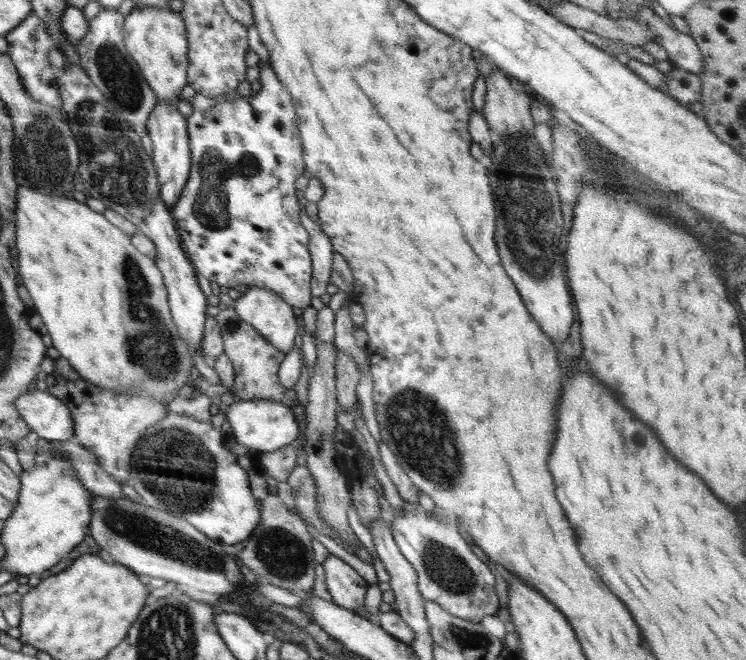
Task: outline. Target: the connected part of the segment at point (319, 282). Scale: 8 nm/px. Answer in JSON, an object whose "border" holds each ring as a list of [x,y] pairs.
{"border":[[[303,212],[300,216],[302,226],[308,231],[309,248],[312,261],[311,295],[322,296],[330,283],[334,250],[330,239],[323,233],[319,223],[314,223]]]}

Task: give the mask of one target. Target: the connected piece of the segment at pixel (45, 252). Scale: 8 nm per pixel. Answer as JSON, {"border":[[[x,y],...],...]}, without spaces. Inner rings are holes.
{"border":[[[18,186],[15,209],[15,247],[19,254],[19,273],[24,280],[23,285],[27,288],[33,300],[32,313],[40,315],[41,320],[45,322],[53,347],[60,352],[61,357],[65,358],[84,380],[100,388],[108,388],[112,392],[117,392],[117,394],[128,394],[138,390],[141,394],[156,394],[162,398],[171,399],[176,391],[189,384],[191,381],[189,374],[193,366],[192,356],[186,341],[179,335],[179,330],[174,324],[171,310],[168,308],[167,290],[163,276],[156,266],[155,259],[136,250],[131,243],[129,234],[122,232],[118,227],[108,222],[103,214],[92,211],[86,203],[76,201],[71,195],[42,194],[39,191],[32,190],[31,187]]]}

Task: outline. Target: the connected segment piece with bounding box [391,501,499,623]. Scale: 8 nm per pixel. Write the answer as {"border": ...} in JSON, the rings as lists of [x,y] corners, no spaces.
{"border":[[[406,503],[402,517],[394,518],[391,531],[404,559],[417,572],[417,585],[425,600],[437,602],[446,612],[469,620],[480,622],[484,616],[498,612],[499,596],[495,591],[496,579],[488,566],[472,552],[459,531],[436,532],[442,530],[436,514],[427,516],[419,504]]]}

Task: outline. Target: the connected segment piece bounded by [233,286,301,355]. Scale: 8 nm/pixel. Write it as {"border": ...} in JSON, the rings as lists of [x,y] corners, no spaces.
{"border":[[[258,286],[249,287],[248,291],[235,301],[233,309],[241,320],[255,328],[272,346],[285,355],[293,349],[301,335],[301,328],[298,317],[292,311],[292,305],[284,302],[275,292]]]}

